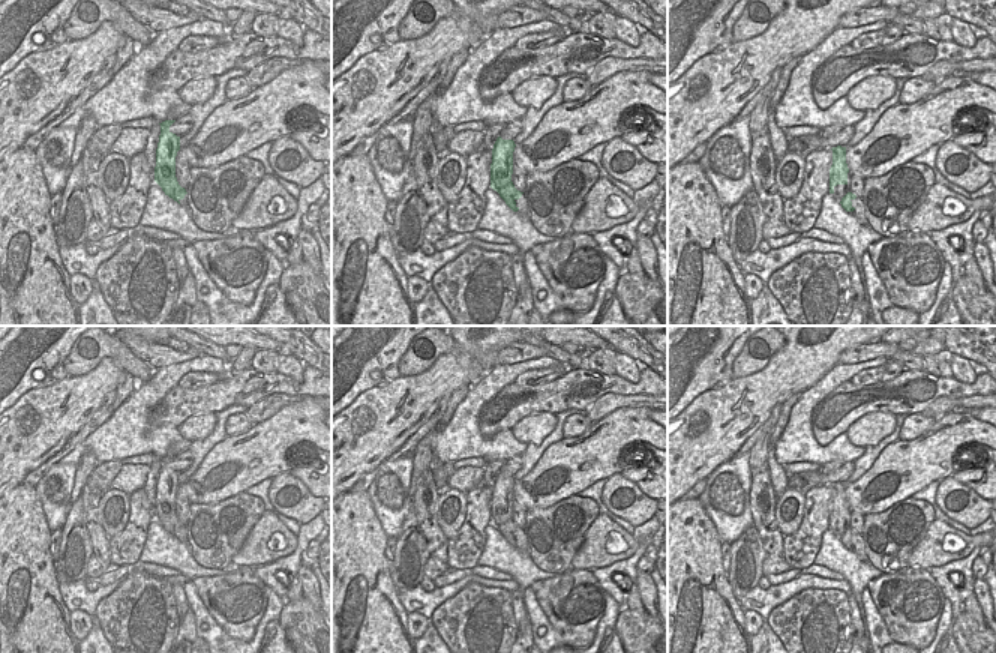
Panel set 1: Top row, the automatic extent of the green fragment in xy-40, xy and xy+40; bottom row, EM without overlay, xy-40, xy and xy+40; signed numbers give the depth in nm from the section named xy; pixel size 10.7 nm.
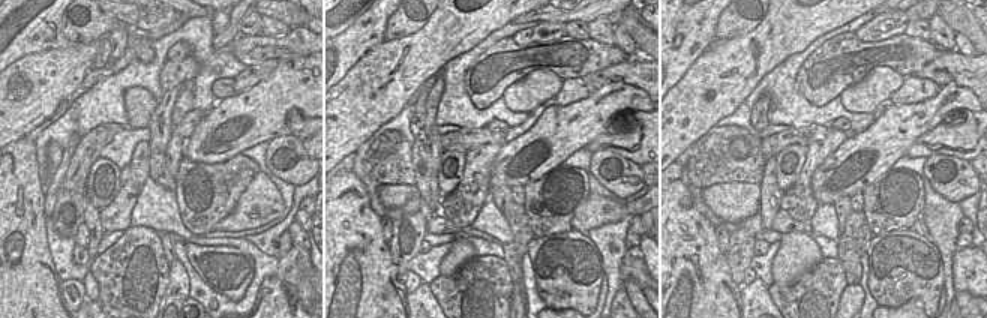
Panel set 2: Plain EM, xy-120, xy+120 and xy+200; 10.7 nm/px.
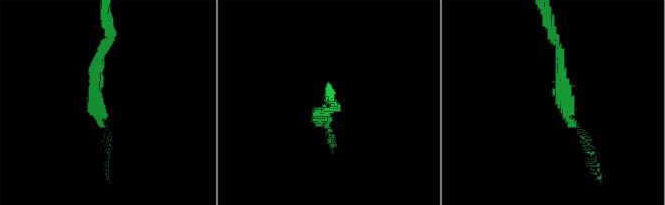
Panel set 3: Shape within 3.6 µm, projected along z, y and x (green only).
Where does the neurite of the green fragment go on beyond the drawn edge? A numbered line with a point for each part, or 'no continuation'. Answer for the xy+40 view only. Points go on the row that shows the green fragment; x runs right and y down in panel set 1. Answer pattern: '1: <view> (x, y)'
1: xy+40 (840, 191)

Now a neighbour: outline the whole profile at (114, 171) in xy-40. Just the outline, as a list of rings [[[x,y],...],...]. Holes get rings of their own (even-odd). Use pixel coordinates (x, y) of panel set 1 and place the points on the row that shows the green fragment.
[[[110,152],[99,165],[99,183],[106,200],[118,200],[128,188],[130,161],[118,153]]]

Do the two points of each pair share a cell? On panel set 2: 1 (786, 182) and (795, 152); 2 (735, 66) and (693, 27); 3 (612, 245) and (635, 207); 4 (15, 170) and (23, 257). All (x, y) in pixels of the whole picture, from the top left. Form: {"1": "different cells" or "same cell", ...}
{"1": "same cell", "2": "different cells", "3": "different cells", "4": "same cell"}

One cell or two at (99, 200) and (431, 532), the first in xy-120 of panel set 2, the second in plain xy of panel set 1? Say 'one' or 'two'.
two

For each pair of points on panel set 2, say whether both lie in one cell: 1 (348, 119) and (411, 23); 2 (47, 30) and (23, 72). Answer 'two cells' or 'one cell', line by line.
1: two cells
2: two cells

